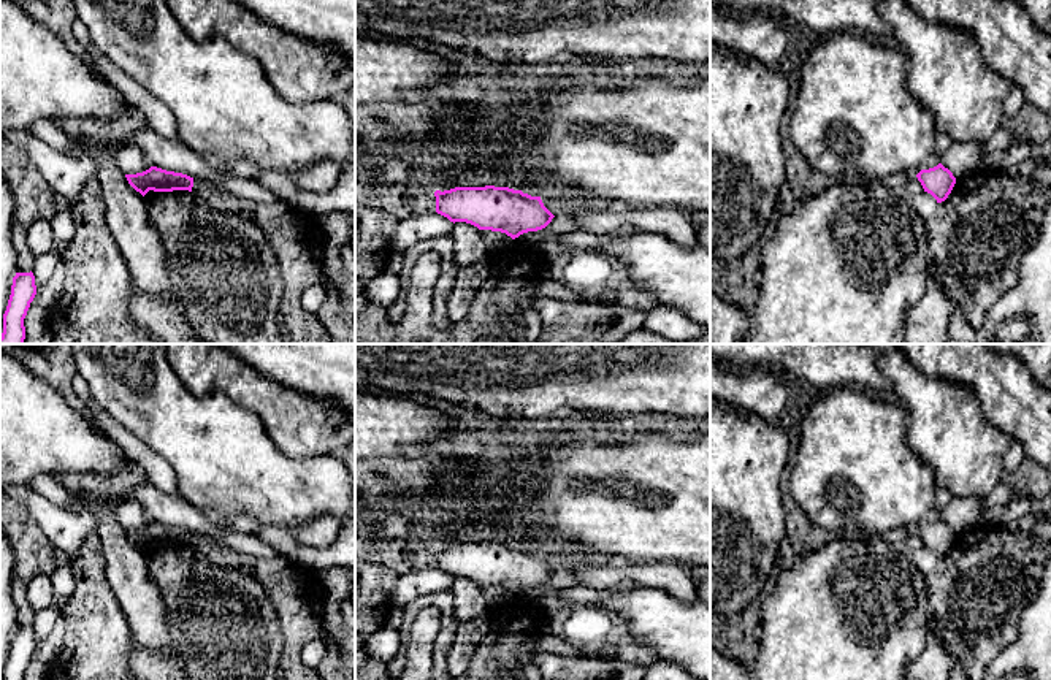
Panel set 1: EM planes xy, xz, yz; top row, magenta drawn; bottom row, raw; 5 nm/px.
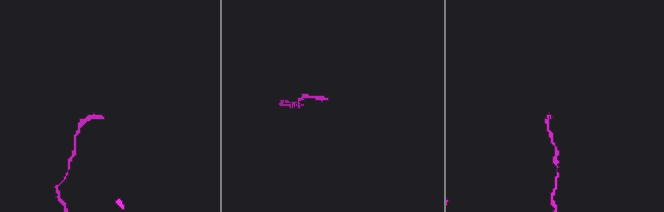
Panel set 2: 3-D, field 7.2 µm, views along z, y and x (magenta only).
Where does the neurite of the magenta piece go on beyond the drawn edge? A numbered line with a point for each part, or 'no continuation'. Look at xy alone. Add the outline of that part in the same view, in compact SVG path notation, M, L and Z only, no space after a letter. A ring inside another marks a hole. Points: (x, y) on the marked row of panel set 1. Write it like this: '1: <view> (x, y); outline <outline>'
no continuation

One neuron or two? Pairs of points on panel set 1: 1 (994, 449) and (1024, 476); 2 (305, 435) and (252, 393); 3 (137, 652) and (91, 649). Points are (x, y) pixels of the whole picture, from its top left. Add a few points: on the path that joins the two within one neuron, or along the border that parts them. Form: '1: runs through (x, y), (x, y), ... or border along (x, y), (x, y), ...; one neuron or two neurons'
1: border along (1004, 471), (1001, 479); two neurons
2: runs through (292, 422), (265, 398); one neuron
3: border along (132, 637), (129, 663); two neurons

